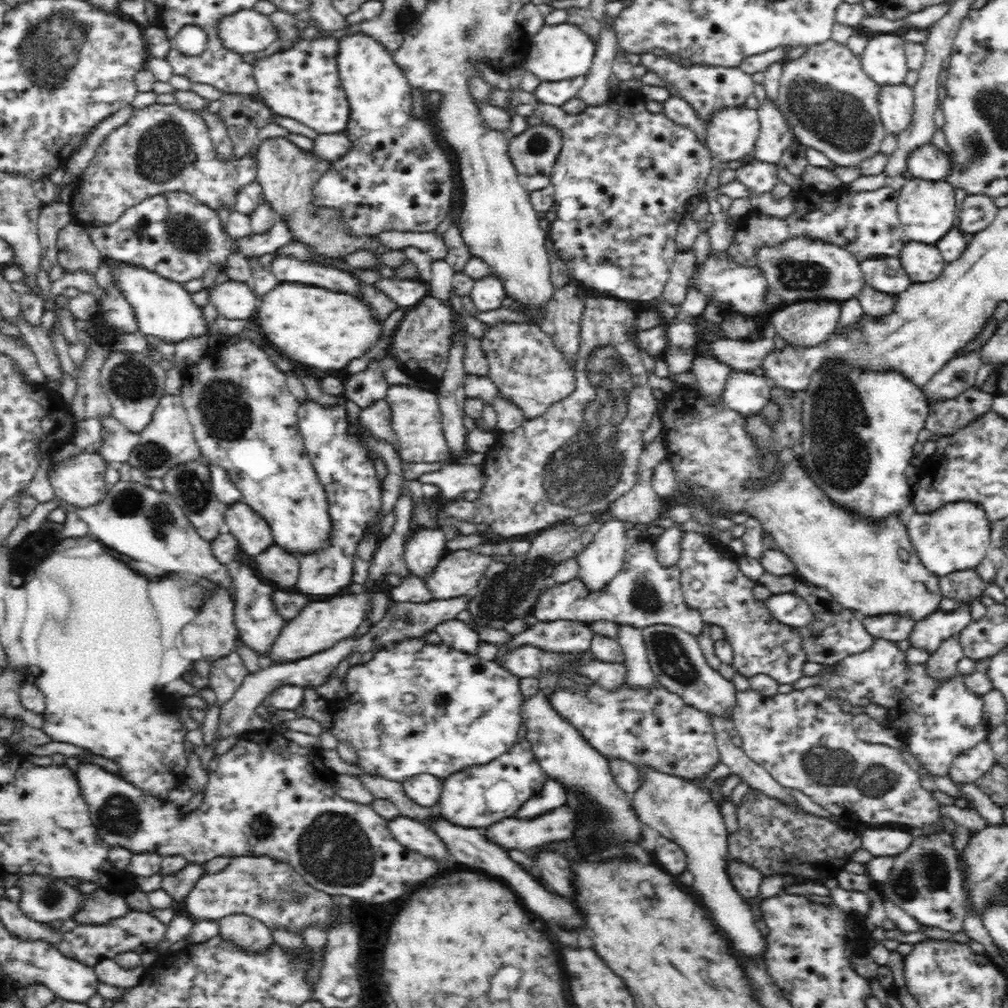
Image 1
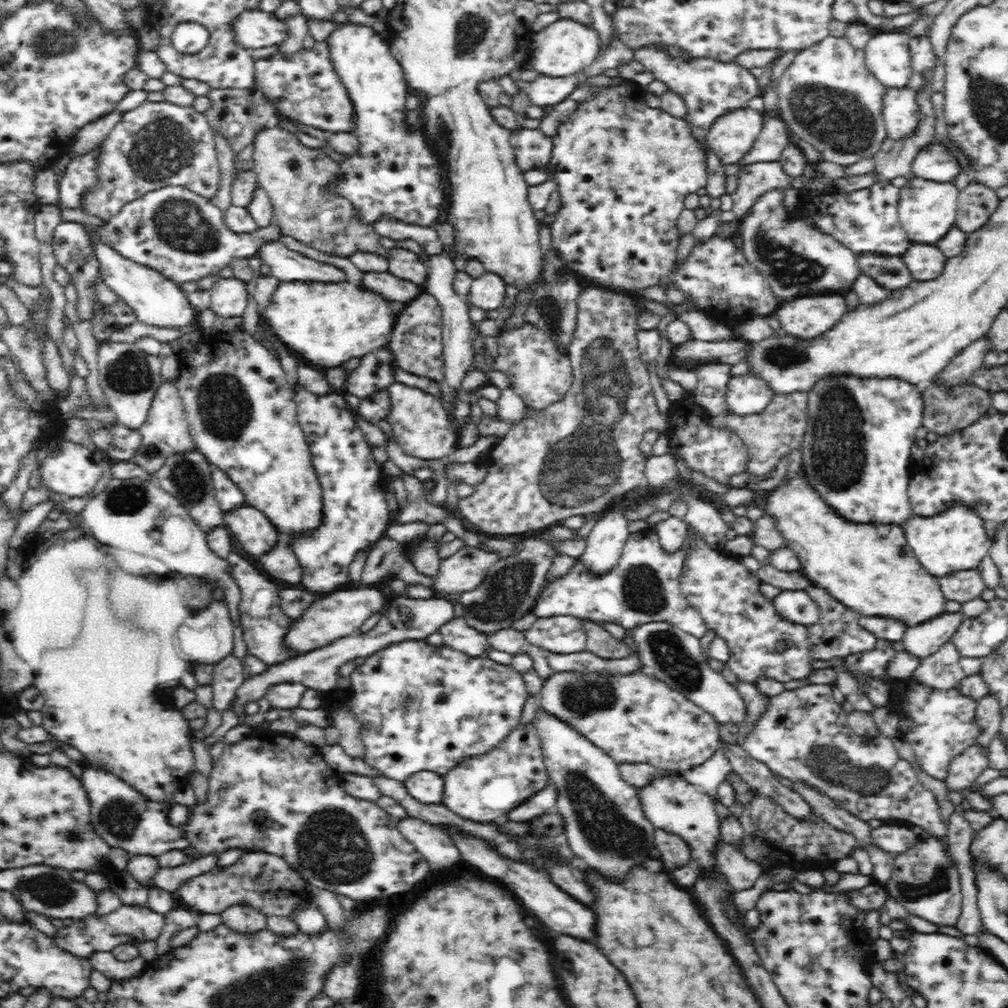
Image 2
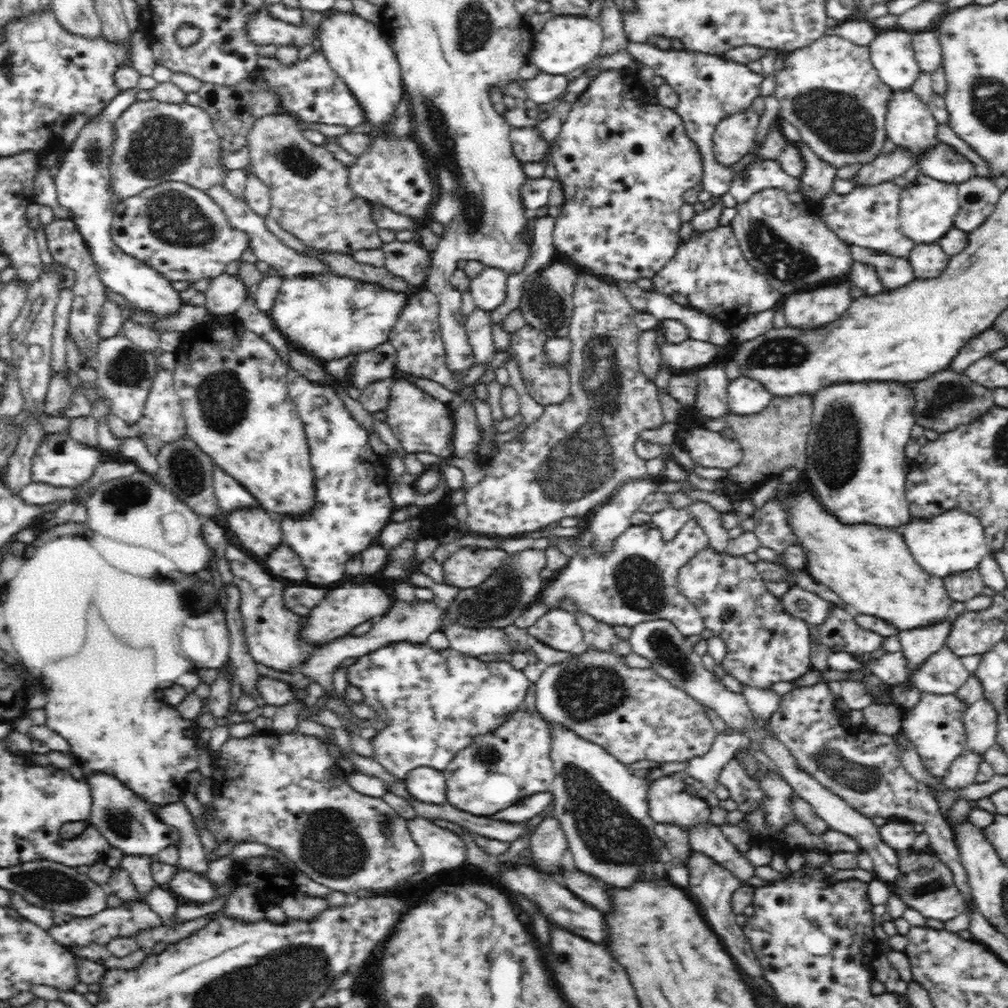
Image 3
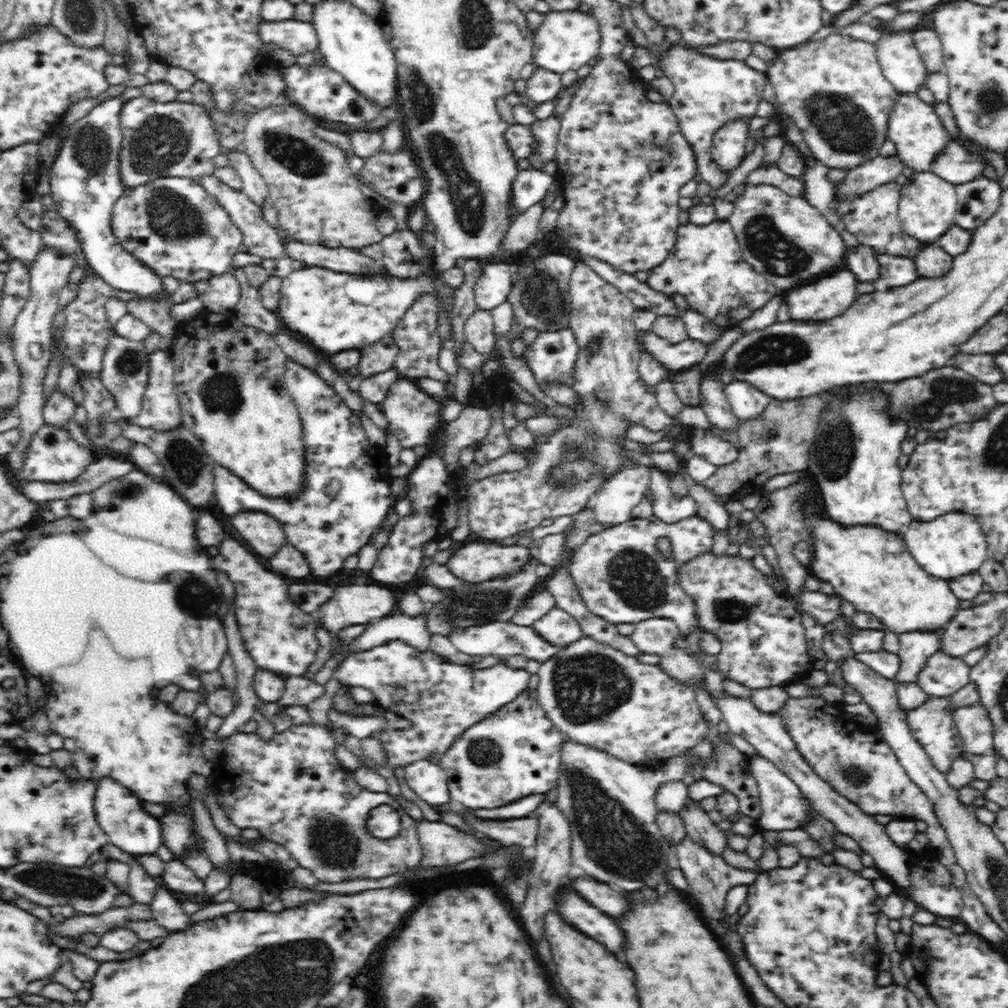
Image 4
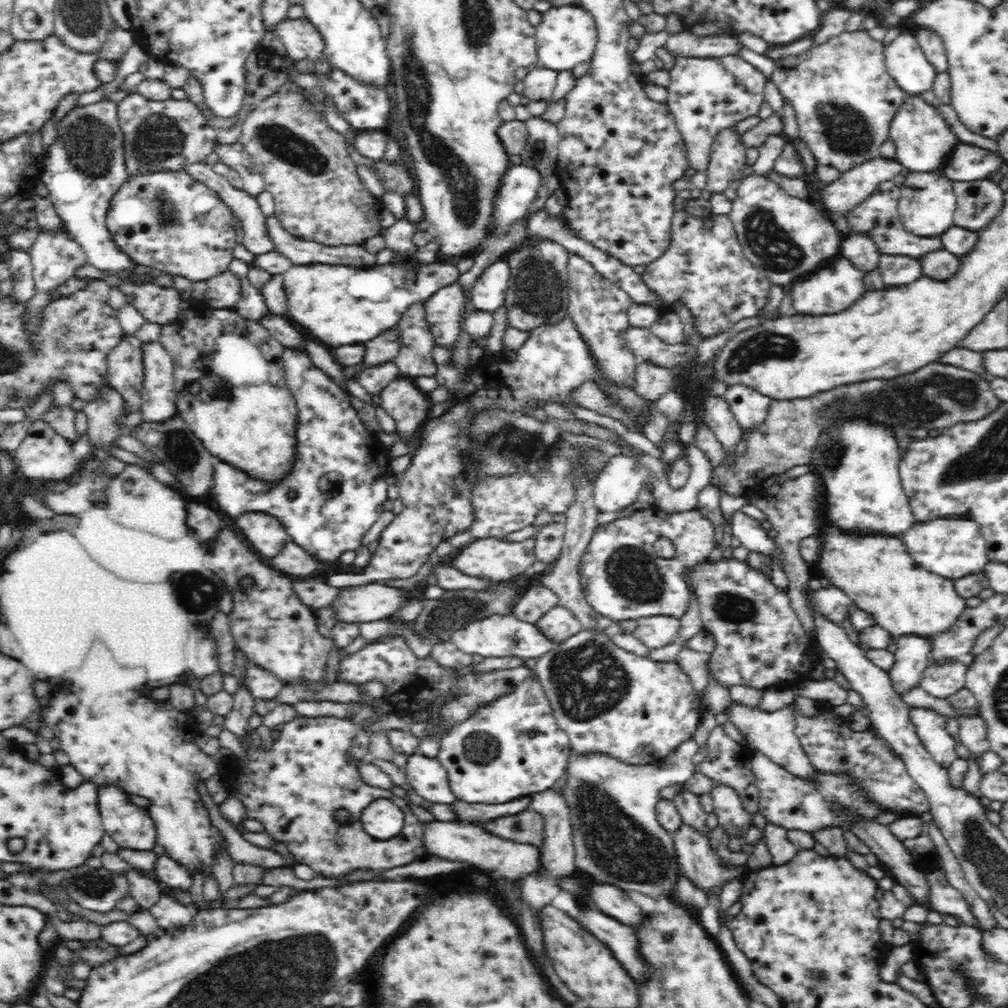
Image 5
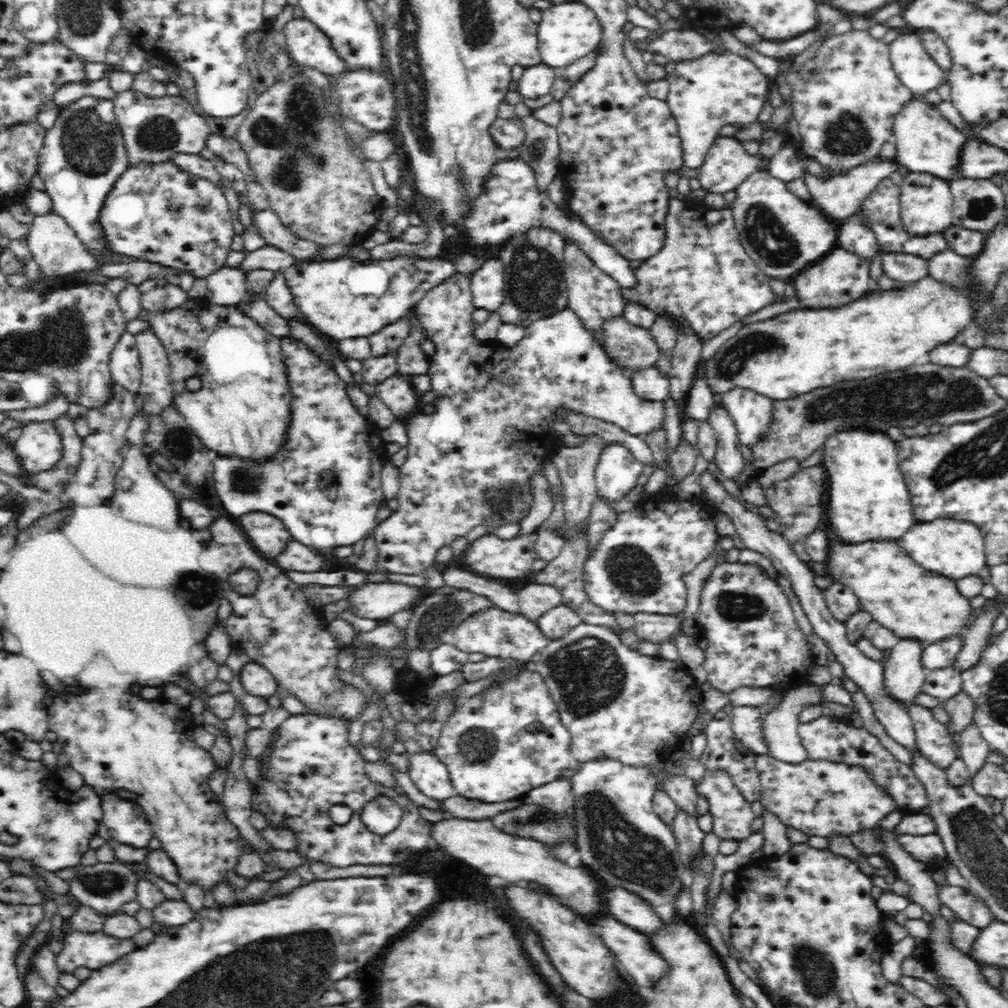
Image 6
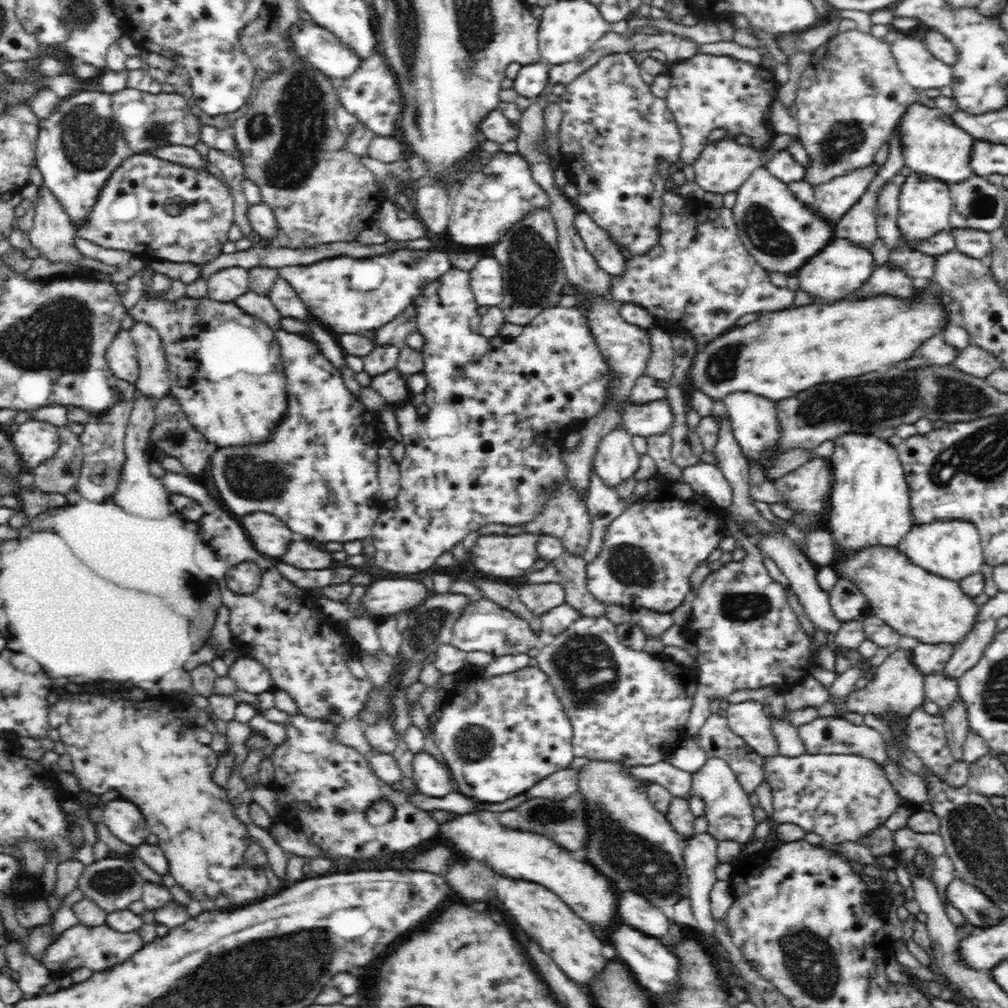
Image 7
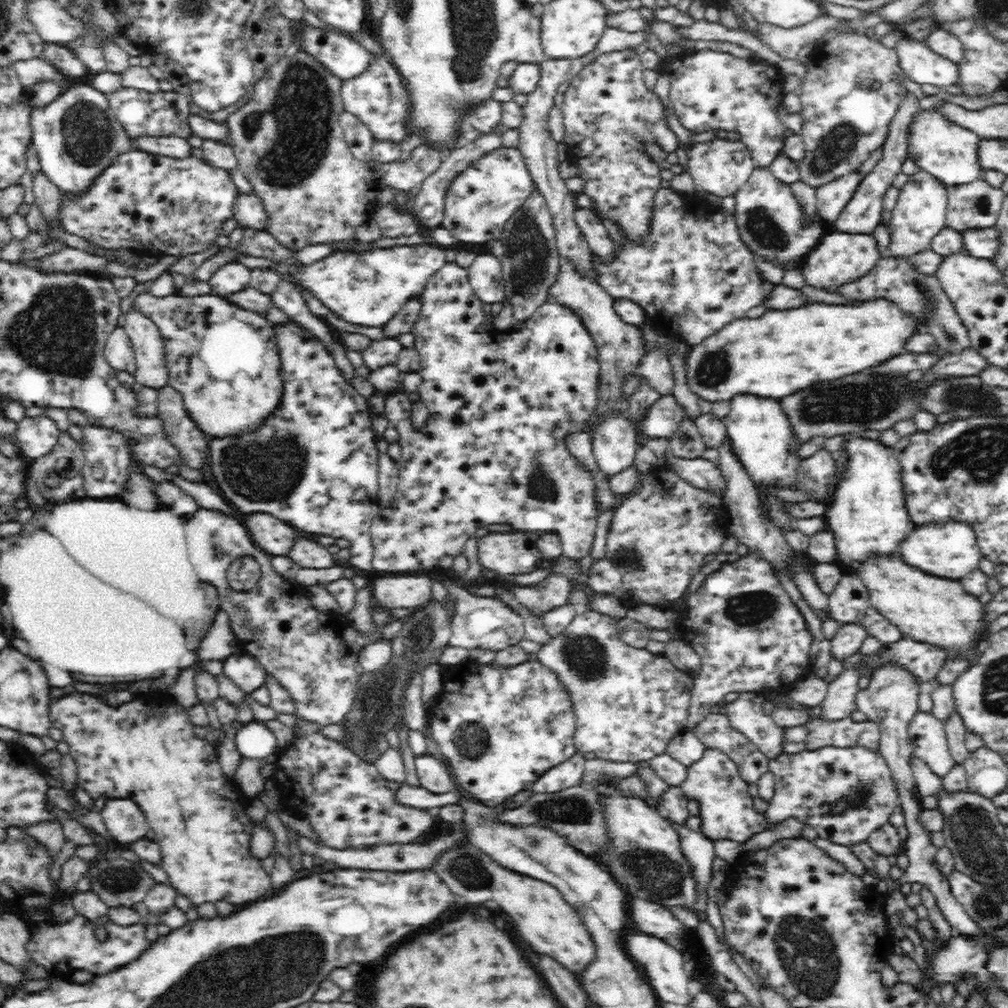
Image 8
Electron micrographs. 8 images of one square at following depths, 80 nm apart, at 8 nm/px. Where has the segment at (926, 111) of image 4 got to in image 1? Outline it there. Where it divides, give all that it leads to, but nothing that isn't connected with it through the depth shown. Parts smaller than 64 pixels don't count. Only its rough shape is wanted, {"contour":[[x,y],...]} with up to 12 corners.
{"contour":[[882,87],[878,100],[887,134],[897,137],[912,124],[913,88]]}

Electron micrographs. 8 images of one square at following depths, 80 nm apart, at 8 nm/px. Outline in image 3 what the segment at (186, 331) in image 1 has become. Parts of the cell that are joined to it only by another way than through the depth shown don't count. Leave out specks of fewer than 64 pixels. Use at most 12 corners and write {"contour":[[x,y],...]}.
{"contour":[[121,90],[87,119],[53,181],[95,271],[113,293],[164,318],[183,306],[170,280],[111,233],[114,122]]}

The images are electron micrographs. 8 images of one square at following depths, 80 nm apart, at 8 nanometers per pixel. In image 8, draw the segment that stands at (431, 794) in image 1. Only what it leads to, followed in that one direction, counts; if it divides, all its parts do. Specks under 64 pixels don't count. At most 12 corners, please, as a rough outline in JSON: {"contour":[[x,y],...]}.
{"contour":[[431,754],[416,756],[420,787],[453,791],[452,774]]}

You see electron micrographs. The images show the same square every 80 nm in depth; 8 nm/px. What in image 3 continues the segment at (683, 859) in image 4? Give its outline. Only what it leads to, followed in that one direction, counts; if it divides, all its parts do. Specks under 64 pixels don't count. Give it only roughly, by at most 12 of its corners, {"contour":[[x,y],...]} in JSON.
{"contour":[[690,848],[686,891],[752,985],[774,996],[761,975],[731,896],[742,879],[710,855]]}

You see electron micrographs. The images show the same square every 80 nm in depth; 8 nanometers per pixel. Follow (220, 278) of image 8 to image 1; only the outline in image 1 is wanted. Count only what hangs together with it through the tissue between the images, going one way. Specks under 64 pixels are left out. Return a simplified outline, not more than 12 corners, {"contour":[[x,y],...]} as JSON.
{"contour":[[232,279],[214,285],[210,303],[226,320],[255,319],[251,285]]}

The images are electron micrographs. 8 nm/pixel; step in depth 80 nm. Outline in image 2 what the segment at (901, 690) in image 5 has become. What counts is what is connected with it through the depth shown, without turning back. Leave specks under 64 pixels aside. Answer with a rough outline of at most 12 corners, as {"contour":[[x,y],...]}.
{"contour":[[946,612],[905,627],[904,651],[920,661],[951,642],[963,617]]}

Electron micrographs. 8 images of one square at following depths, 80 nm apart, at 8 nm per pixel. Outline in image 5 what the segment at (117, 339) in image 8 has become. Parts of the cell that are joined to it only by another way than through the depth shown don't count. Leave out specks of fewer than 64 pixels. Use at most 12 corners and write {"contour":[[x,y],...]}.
{"contour":[[125,335],[108,356],[110,387],[140,410],[141,341]]}

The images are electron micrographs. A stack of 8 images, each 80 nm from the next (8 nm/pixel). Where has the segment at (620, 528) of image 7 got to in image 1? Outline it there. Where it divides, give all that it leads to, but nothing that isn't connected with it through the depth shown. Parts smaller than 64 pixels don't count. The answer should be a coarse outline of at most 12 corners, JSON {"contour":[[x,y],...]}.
{"contour":[[650,539],[628,545],[599,589],[580,576],[544,587],[539,621],[668,624],[702,634],[681,561]]}

